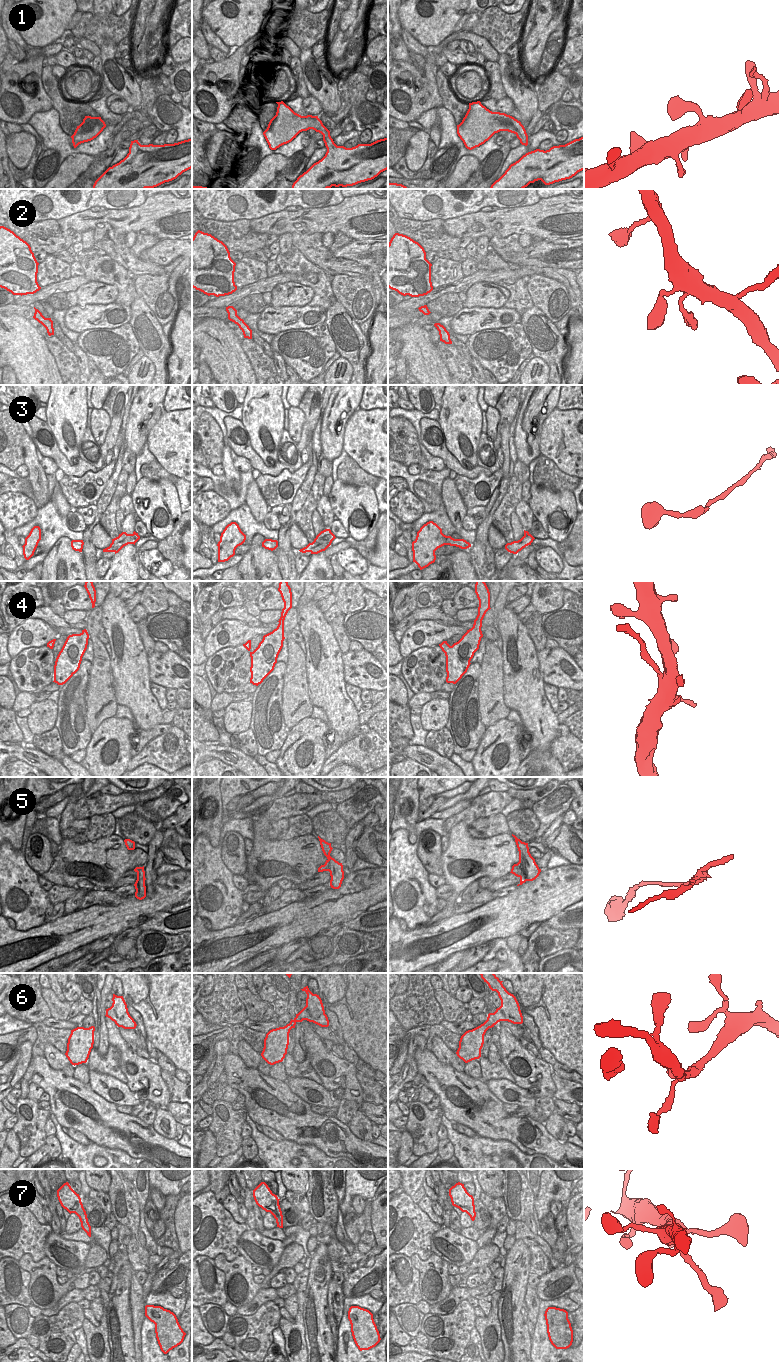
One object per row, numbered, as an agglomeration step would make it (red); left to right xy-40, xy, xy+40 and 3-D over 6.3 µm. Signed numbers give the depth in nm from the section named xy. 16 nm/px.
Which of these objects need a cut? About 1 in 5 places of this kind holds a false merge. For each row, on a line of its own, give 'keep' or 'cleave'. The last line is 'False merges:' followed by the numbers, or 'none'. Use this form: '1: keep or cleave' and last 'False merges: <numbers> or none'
1: keep
2: keep
3: cleave
4: keep
5: cleave
6: keep
7: keep
False merges: 3, 5

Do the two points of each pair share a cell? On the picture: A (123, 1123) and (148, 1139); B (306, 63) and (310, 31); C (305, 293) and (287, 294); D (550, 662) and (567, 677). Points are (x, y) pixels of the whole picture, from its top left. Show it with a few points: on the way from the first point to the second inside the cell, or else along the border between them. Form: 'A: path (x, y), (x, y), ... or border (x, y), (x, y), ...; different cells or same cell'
A: path (129, 1129), (142, 1137); same cell
B: border (311, 47), (301, 49); different cells
C: path (301, 293), (291, 293); same cell
D: path (554, 665), (563, 673); same cell

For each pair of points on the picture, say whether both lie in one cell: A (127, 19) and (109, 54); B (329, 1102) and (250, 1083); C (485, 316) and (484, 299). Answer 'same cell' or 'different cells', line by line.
A: different cells
B: different cells
C: different cells

